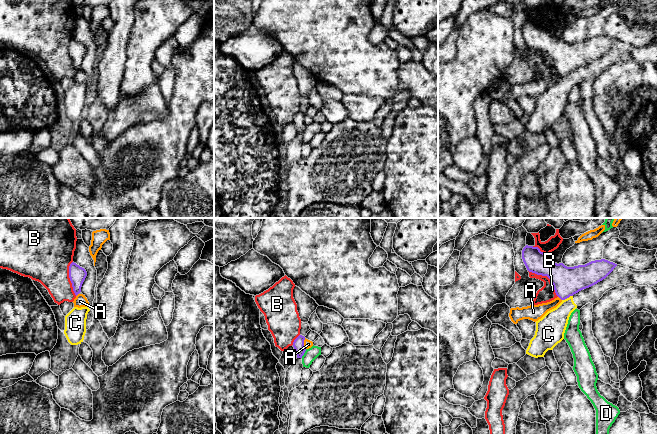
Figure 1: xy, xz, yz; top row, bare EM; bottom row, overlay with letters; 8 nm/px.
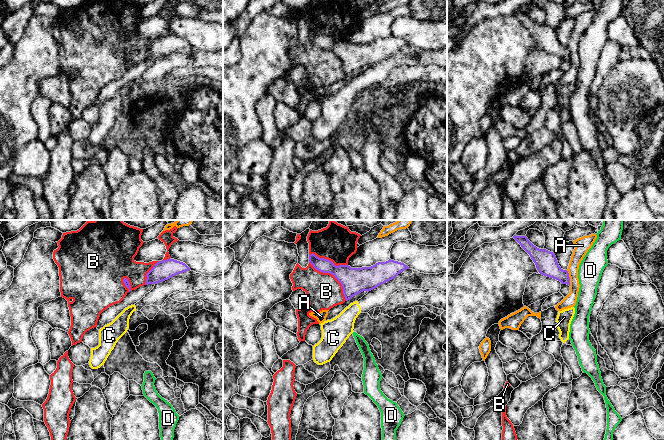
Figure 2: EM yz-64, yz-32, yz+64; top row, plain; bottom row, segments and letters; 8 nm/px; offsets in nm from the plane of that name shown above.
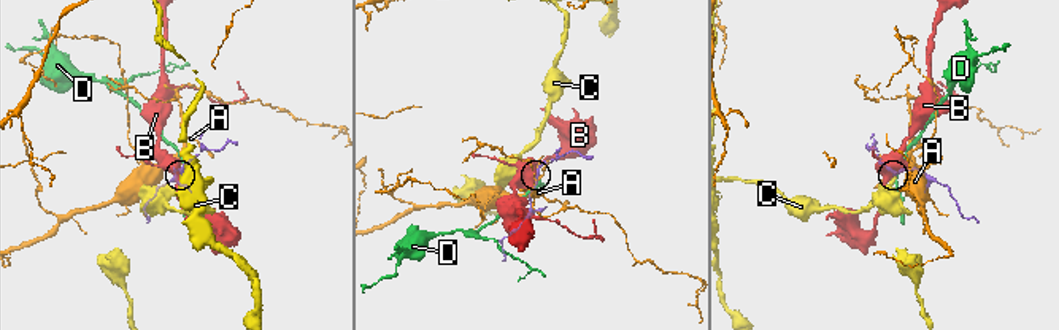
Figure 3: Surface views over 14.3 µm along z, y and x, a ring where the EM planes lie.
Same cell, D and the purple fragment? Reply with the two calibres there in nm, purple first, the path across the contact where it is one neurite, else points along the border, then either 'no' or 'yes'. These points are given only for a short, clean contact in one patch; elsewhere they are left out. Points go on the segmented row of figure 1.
90/100 nm | along xz (306, 349), (301, 357) | no

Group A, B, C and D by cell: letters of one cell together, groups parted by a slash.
A / B / C / D

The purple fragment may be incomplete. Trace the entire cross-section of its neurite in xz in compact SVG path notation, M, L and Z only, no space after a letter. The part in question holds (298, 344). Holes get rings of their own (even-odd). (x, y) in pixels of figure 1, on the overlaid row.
M299 335L293 342L293 347L295 349L297 358L302 358L302 356L304 355L306 348L304 346L304 340L305 337L302 335Z

